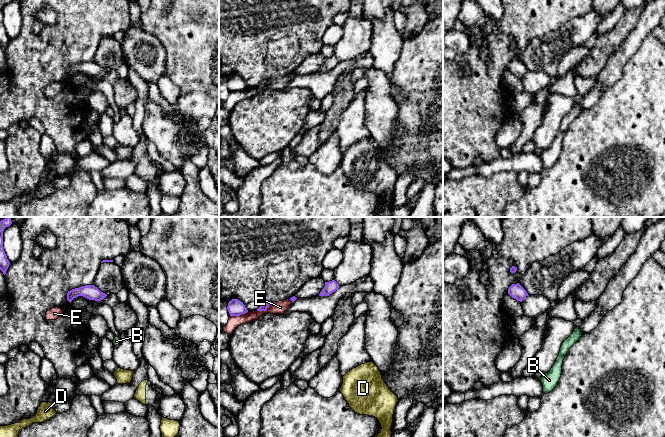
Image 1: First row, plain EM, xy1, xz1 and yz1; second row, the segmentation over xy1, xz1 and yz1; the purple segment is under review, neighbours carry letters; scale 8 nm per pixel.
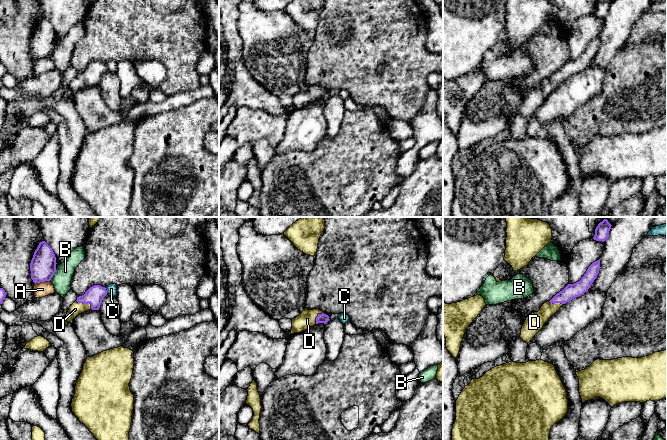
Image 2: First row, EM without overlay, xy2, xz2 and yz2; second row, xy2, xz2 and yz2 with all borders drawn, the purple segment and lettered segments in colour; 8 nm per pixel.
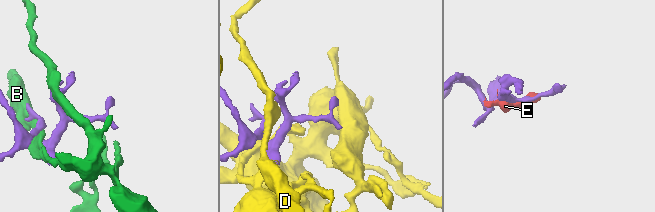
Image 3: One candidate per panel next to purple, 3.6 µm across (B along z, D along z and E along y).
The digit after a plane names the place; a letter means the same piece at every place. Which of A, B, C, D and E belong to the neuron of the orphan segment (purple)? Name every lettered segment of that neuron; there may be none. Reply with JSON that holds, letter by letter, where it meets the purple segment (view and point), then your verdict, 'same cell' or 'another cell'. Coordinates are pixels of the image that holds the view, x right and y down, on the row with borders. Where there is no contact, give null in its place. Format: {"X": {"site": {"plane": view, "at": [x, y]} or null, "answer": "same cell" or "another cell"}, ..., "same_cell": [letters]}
{"A": {"site": {"plane": "xy2", "at": [42, 281]}, "answer": "another cell"}, "B": {"site": {"plane": "xy2", "at": [53, 274]}, "answer": "another cell"}, "C": {"site": {"plane": "xy2", "at": [106, 291]}, "answer": "another cell"}, "D": {"site": {"plane": "xy2", "at": [85, 303]}, "answer": "same cell"}, "E": {"site": {"plane": "xz1", "at": [238, 315]}, "answer": "another cell"}, "same_cell": ["D"]}

